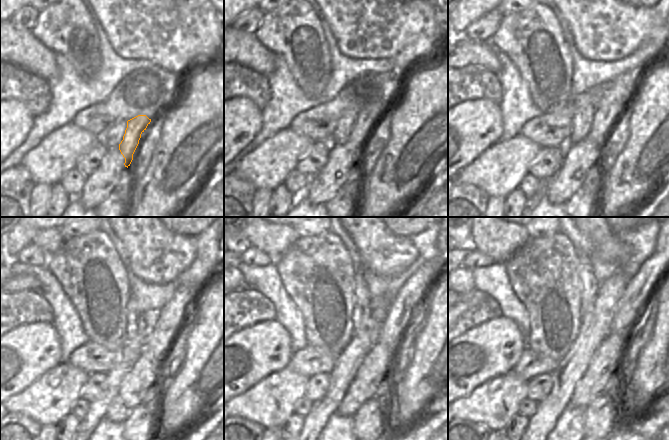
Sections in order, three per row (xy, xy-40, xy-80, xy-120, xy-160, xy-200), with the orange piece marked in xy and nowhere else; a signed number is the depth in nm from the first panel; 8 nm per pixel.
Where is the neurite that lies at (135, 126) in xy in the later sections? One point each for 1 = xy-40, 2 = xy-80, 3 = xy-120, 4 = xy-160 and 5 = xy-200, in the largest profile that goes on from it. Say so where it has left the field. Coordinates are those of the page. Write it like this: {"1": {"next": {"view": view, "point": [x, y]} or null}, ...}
{"1": {"next": {"view": "xy-40", "point": [367, 118]}}, "2": {"next": {"view": "xy-80", "point": [616, 93]}}, "3": {"next": {"view": "xy-120", "point": [172, 315]}}, "4": {"next": {"view": "xy-160", "point": [400, 312]}}, "5": {"next": {"view": "xy-200", "point": [638, 289]}}}

